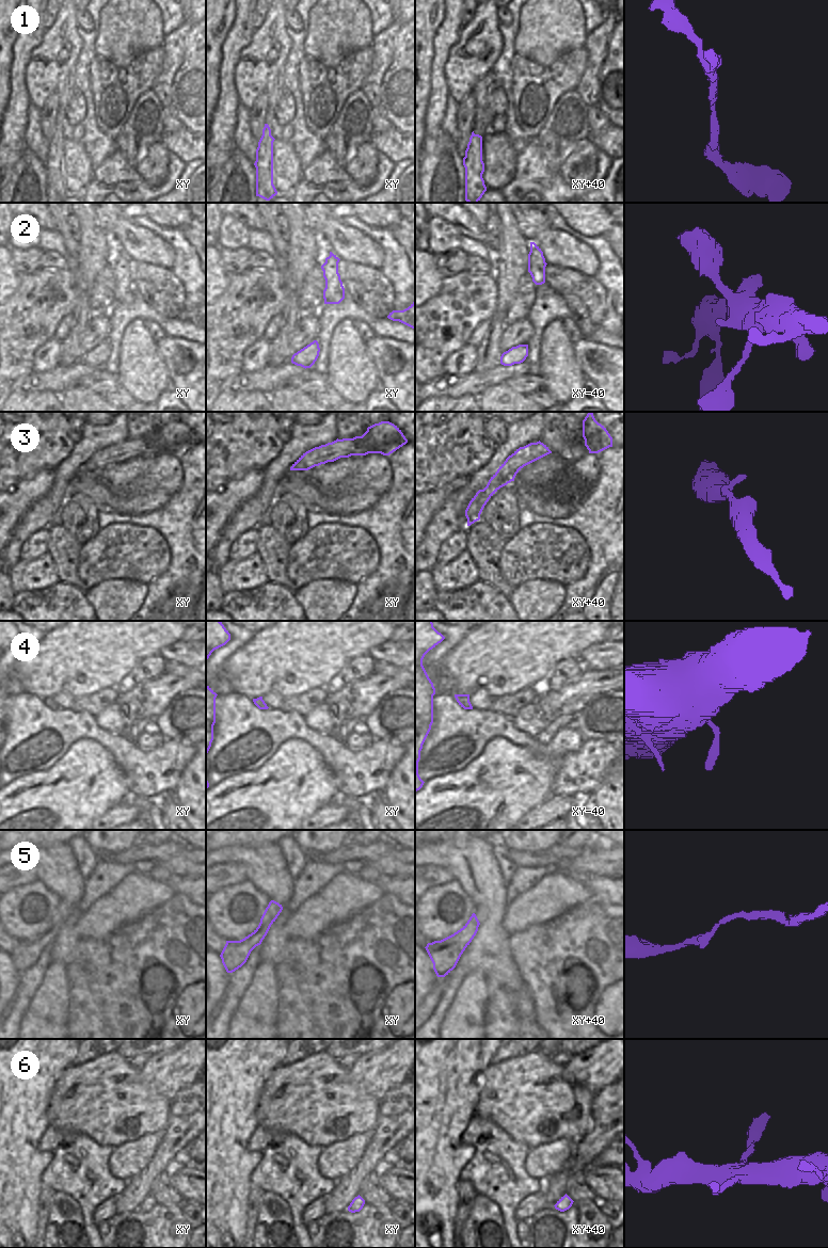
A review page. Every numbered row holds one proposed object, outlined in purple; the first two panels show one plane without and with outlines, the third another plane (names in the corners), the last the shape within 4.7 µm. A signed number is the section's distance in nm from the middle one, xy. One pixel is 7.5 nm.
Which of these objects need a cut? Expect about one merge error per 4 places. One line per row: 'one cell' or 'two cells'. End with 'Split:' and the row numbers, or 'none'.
1: one cell
2: one cell
3: one cell
4: one cell
5: one cell
6: one cell
Split: none

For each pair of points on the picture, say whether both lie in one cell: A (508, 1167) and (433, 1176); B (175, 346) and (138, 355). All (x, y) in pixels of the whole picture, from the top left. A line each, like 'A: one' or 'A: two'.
A: two
B: two

